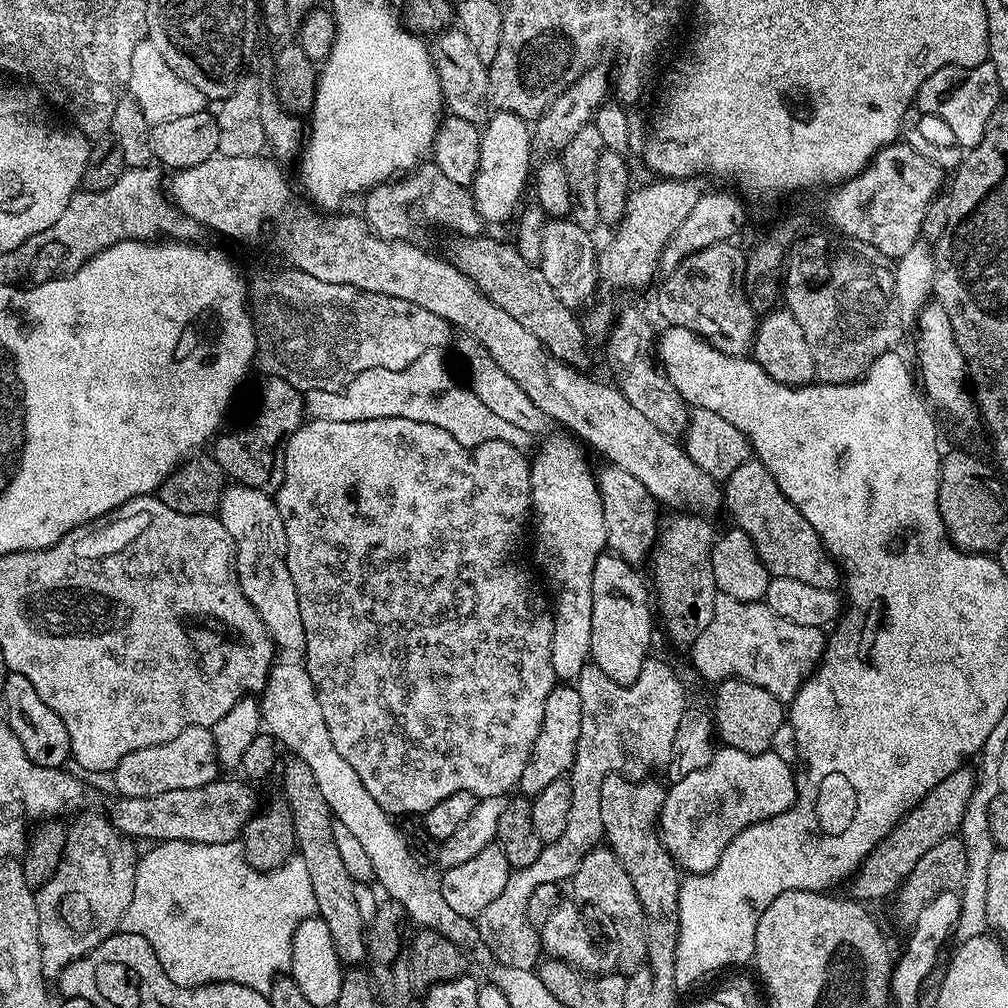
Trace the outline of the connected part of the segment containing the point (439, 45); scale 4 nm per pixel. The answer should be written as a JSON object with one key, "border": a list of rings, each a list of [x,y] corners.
{"border":[[[449,27],[433,40],[436,41],[431,41],[430,55],[432,65],[436,67],[447,111],[477,126],[487,124],[490,115],[488,65],[482,62],[482,58],[478,58],[474,46],[470,46],[470,38],[466,38],[466,34],[459,27]]]}

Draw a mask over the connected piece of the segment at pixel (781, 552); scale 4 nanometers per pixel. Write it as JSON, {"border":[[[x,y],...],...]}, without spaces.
{"border":[[[748,459],[742,466],[738,466],[738,470],[734,470],[734,474],[730,474],[727,480],[723,481],[722,504],[726,512],[728,508],[729,514],[732,515],[731,523],[746,534],[750,534],[750,542],[754,542],[754,550],[758,550],[758,558],[762,558],[769,577],[798,578],[798,582],[806,582],[806,586],[815,588],[835,589],[841,583],[842,573],[836,561],[824,549],[820,535],[814,530],[814,526],[810,526],[810,522],[806,522],[806,518],[802,518],[798,506],[794,506],[794,502],[790,502],[790,498],[782,494],[770,470],[766,470],[766,466],[759,460]]]}

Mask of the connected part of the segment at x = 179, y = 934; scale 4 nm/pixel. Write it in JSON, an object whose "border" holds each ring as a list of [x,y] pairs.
{"border":[[[161,840],[153,843],[149,848],[152,849],[145,856],[143,853],[136,861],[134,898],[130,898],[130,906],[126,906],[126,914],[122,918],[120,928],[130,934],[144,936],[146,942],[150,942],[162,970],[166,970],[170,982],[174,982],[180,988],[201,988],[203,984],[234,982],[267,993],[268,989],[272,987],[272,983],[281,974],[289,971],[292,939],[299,924],[304,919],[310,919],[317,915],[314,890],[310,887],[310,874],[306,871],[306,862],[302,862],[299,854],[293,854],[273,872],[259,872],[247,864],[241,845],[236,842],[231,844],[195,844],[185,840]]]}

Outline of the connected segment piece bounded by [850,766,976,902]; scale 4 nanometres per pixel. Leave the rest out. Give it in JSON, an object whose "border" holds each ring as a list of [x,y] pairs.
{"border":[[[965,766],[954,770],[950,778],[942,778],[926,798],[911,808],[890,830],[890,834],[882,842],[876,844],[876,848],[867,856],[860,867],[851,877],[851,899],[857,902],[869,902],[868,900],[884,900],[891,892],[897,893],[910,874],[914,866],[918,866],[918,858],[926,854],[926,850],[938,846],[942,838],[950,838],[957,835],[963,814],[970,800],[971,792],[975,790],[976,772],[971,767]]]}

